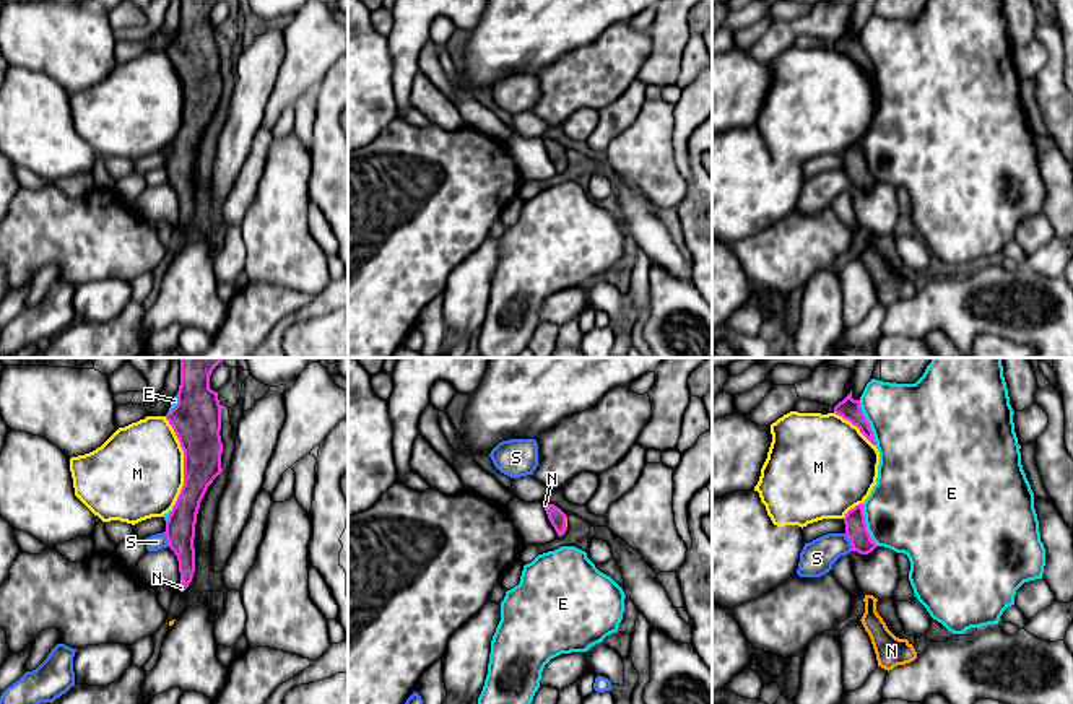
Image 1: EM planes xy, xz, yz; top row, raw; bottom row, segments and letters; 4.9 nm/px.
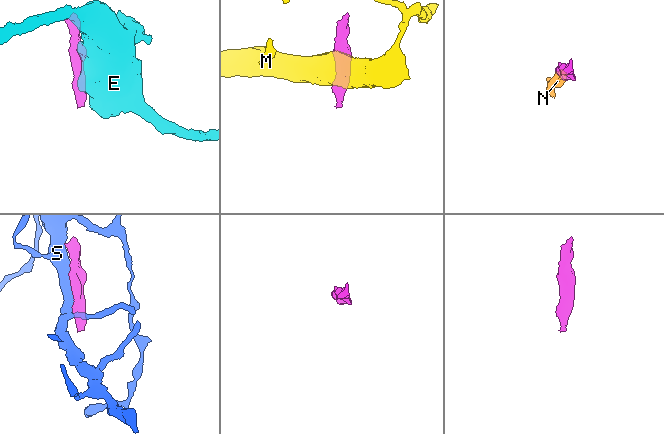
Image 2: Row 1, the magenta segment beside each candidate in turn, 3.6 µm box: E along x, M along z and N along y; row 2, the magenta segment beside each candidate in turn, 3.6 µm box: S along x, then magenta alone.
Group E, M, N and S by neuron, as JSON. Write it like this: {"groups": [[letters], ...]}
{"groups": [["E"], ["M"], ["N"], ["S"]]}

